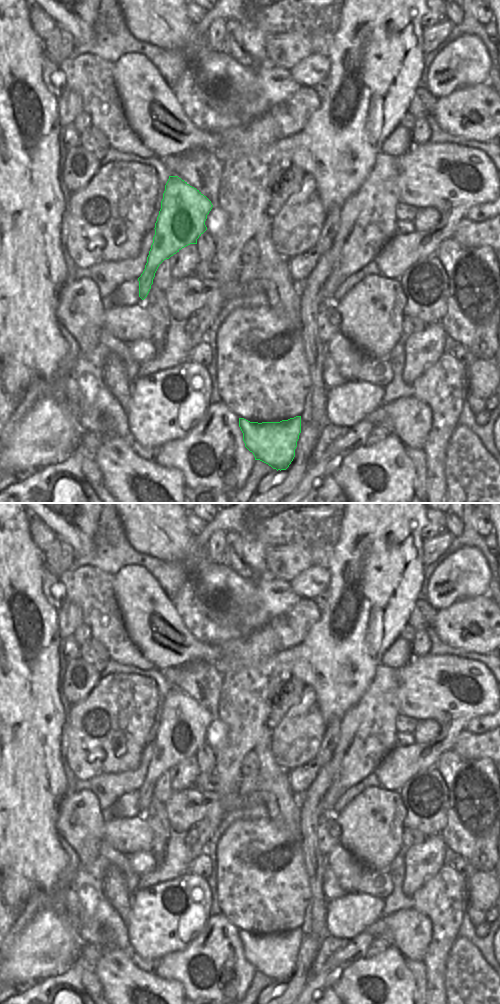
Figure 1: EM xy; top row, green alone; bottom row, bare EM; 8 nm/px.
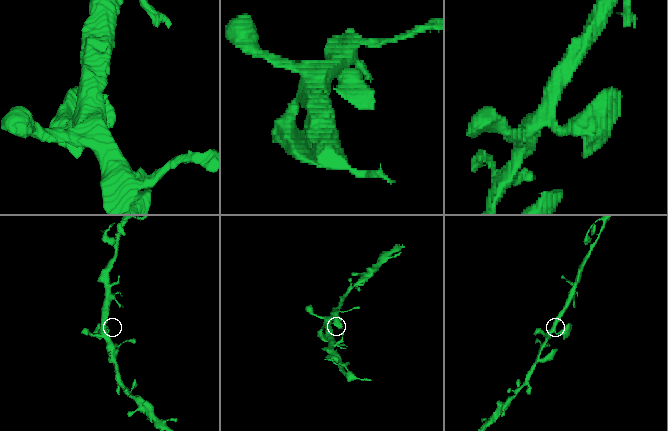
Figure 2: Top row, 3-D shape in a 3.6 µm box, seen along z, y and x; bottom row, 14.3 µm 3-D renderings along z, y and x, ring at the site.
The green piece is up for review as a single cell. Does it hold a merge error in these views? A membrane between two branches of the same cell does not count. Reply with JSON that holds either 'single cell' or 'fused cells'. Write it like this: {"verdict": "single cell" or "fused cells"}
{"verdict": "single cell"}

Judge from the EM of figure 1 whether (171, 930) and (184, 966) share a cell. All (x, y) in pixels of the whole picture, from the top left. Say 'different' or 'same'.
different

